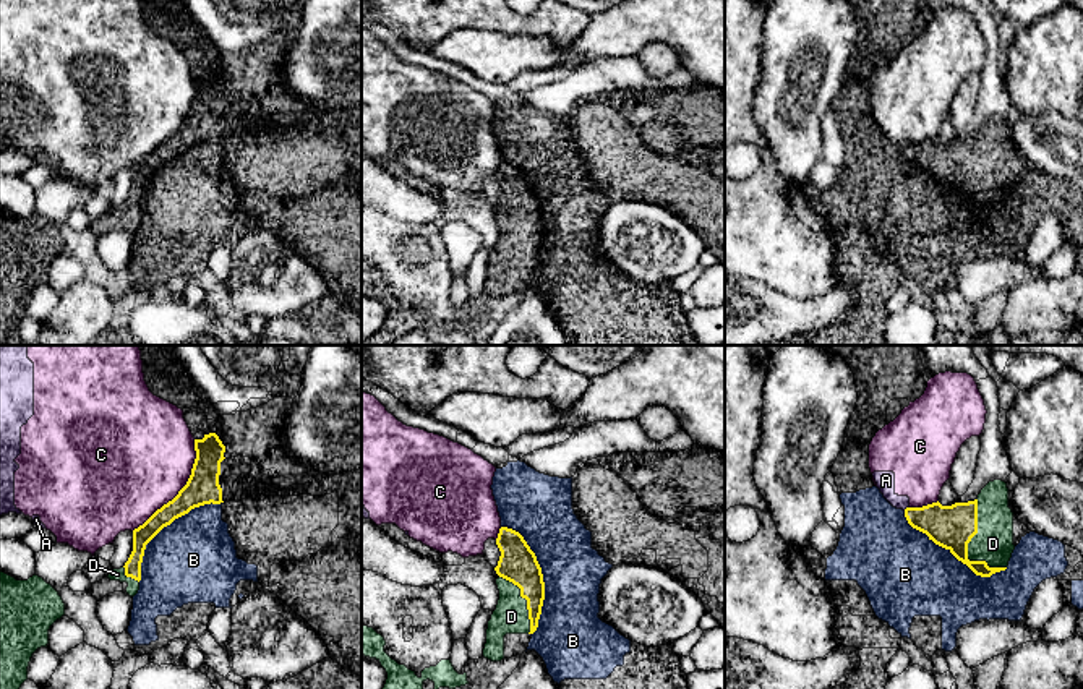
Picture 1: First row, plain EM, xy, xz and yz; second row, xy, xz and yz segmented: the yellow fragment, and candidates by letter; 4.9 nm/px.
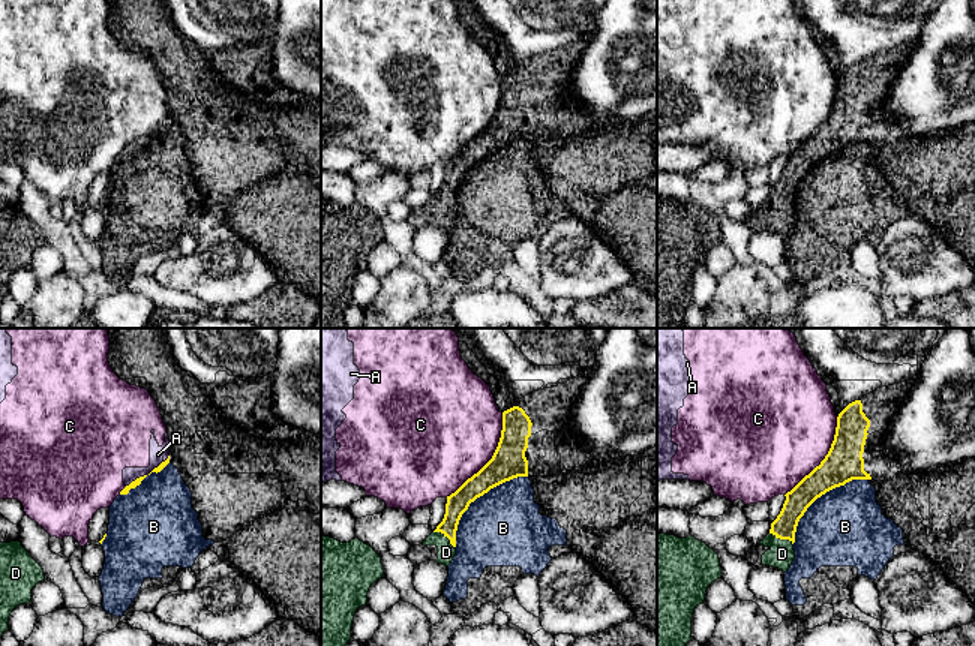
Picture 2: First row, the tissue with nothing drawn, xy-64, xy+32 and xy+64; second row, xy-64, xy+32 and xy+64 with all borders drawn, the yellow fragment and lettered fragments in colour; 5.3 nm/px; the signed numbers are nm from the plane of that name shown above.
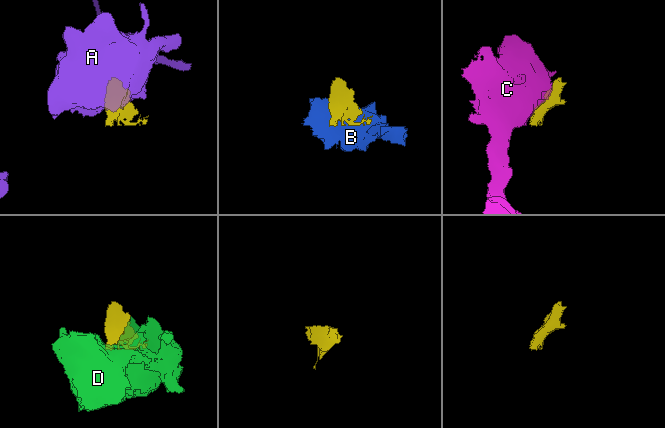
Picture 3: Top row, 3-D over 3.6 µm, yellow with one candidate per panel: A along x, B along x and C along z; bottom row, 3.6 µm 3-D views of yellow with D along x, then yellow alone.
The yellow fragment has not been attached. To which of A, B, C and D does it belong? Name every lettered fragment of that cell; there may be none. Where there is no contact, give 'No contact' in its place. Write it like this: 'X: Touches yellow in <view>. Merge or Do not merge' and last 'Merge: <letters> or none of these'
A: Touches yellow in yz. Do not merge
B: Touches yellow in xz. Do not merge
C: Touches yellow in xy. Do not merge
D: Touches yellow in yz. Merge
Merge: D

